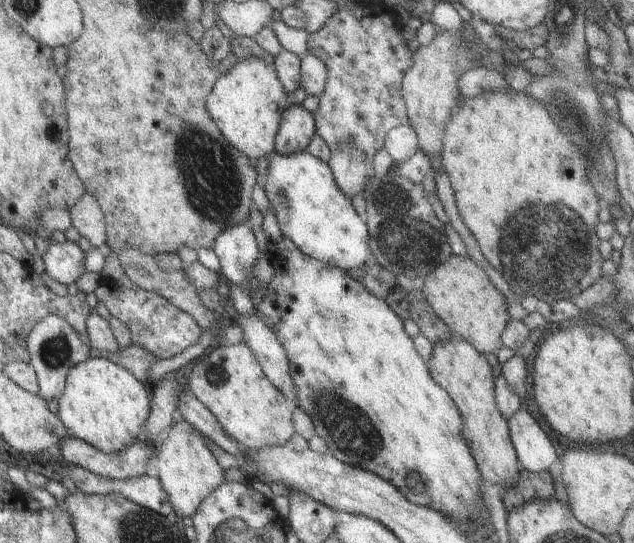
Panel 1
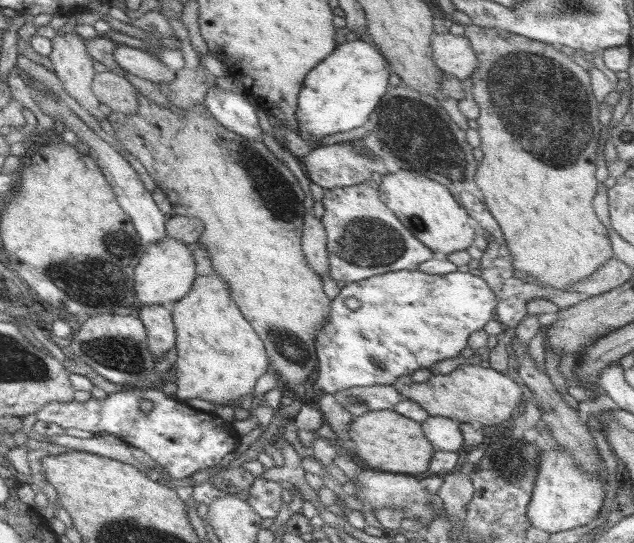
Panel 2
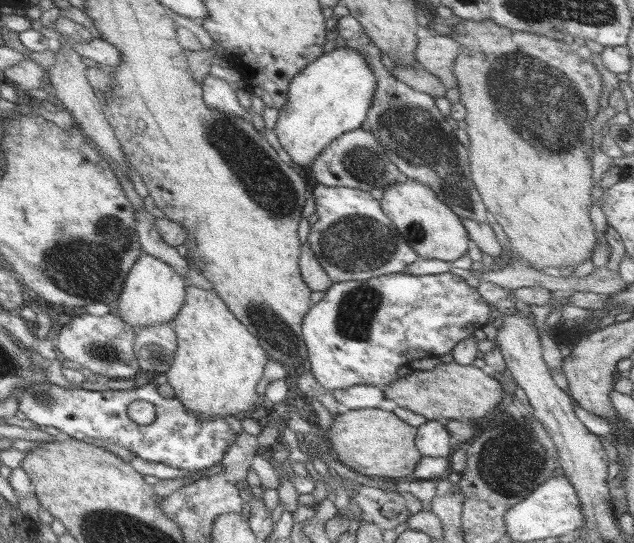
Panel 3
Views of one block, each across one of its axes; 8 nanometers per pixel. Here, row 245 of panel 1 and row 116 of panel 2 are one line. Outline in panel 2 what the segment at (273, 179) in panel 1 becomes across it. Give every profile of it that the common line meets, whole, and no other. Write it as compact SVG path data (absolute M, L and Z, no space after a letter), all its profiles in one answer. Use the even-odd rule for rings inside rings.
M355 39L337 44L327 57L319 61L317 65L313 65L313 68L305 73L296 99L296 110L294 110L294 122L297 125L296 135L303 142L307 142L315 148L320 146L323 136L342 133L366 125L367 118L389 87L389 71L387 72L382 67L383 61L385 58L379 54L379 50L371 42Z

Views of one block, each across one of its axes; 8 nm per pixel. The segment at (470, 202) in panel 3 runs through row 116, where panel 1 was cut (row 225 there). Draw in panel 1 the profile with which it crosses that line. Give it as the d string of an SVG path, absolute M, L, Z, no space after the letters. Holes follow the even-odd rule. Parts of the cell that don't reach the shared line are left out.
M397 174L369 176L361 195L365 200L365 227L369 234L372 261L389 272L403 274L407 278L427 276L437 264L452 254L444 234L443 223L432 212L431 204L422 186L399 178Z

